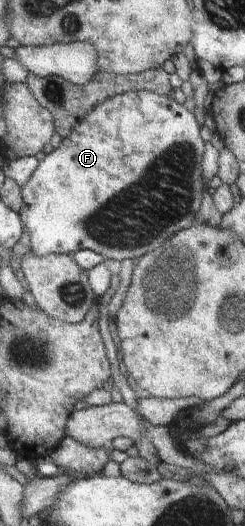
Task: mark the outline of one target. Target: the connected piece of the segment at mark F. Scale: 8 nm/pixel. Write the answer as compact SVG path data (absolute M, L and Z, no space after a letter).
M128 91L119 95L111 96L102 104L96 105L79 122L73 133L62 140L62 144L57 149L48 149L46 156L39 162L39 167L32 175L25 187L23 187L24 202L20 209L22 222L25 223L25 230L31 236L31 248L37 255L69 254L90 249L100 253L106 260L130 260L141 257L154 249L157 249L172 235L181 230L187 229L194 224L198 218L198 209L202 191L206 188L205 181L201 177L201 156L204 142L200 139L198 131L201 126L197 125L192 113L186 108L174 102L171 97L145 91Z

